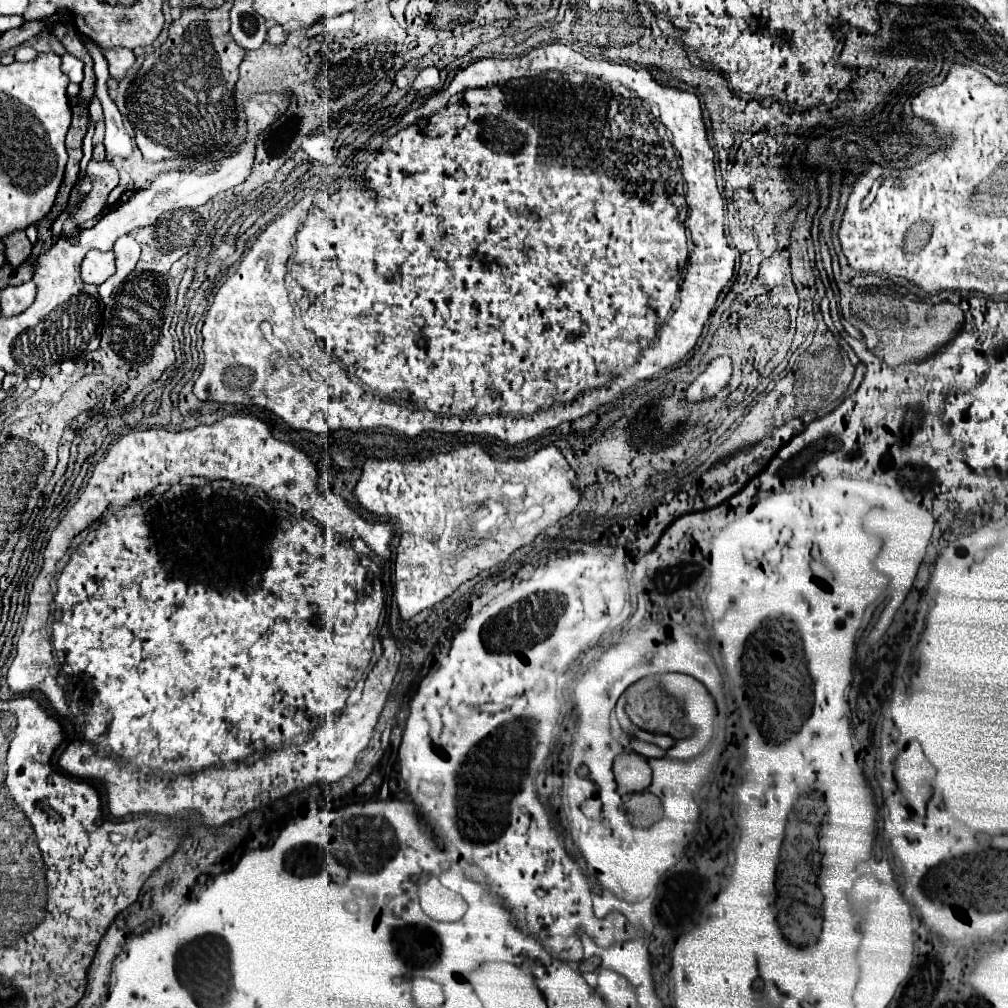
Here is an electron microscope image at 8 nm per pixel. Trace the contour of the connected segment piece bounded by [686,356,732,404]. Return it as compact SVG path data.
M728 356L714 358L708 368L688 386L686 400L690 404L704 402L708 398L714 398L720 390L724 390L730 384L732 378L732 360Z

